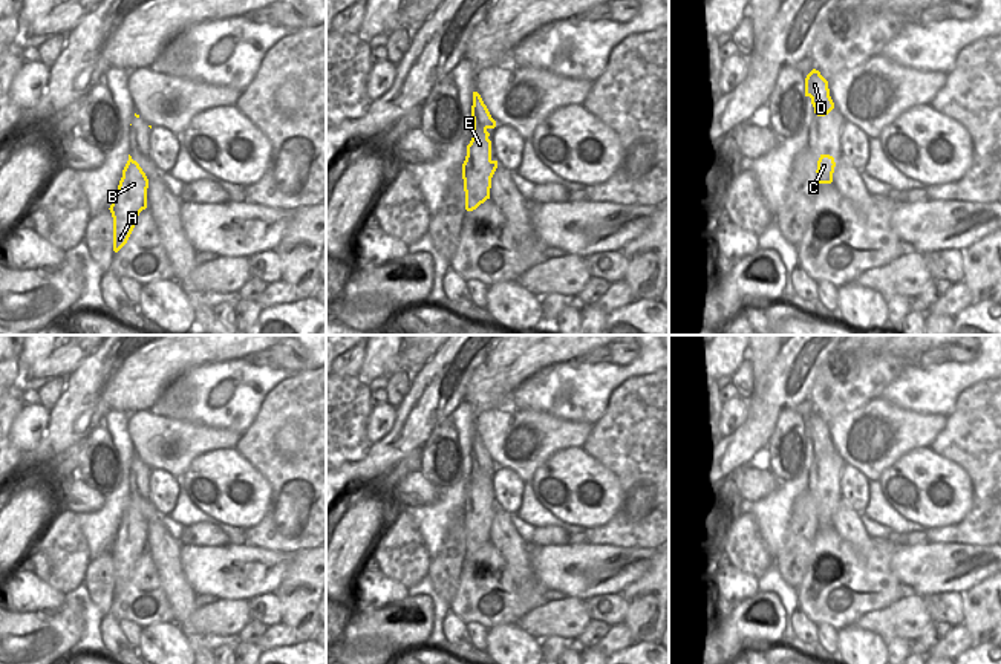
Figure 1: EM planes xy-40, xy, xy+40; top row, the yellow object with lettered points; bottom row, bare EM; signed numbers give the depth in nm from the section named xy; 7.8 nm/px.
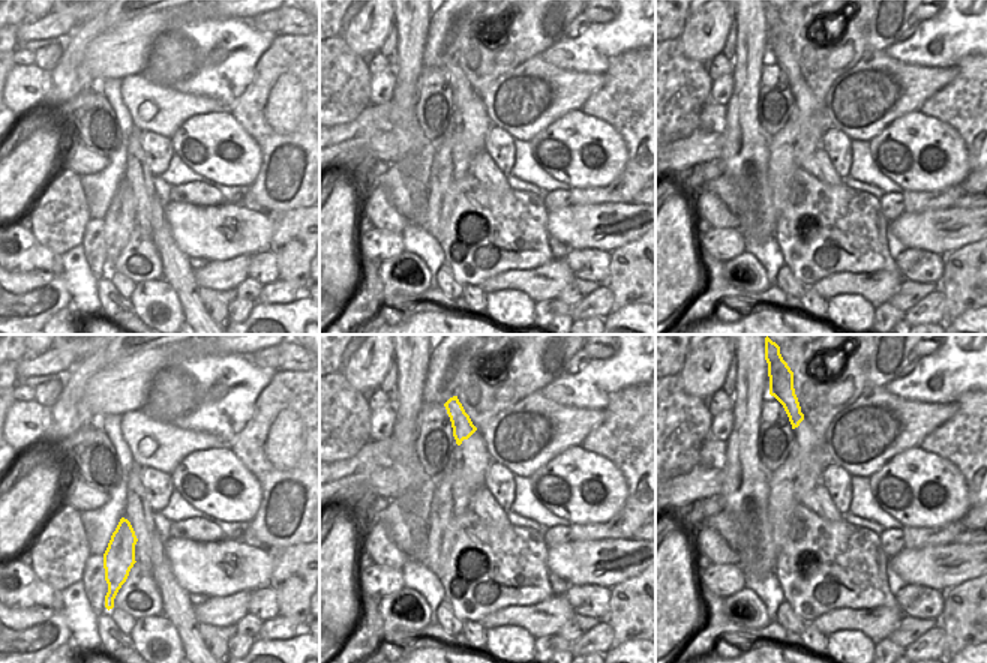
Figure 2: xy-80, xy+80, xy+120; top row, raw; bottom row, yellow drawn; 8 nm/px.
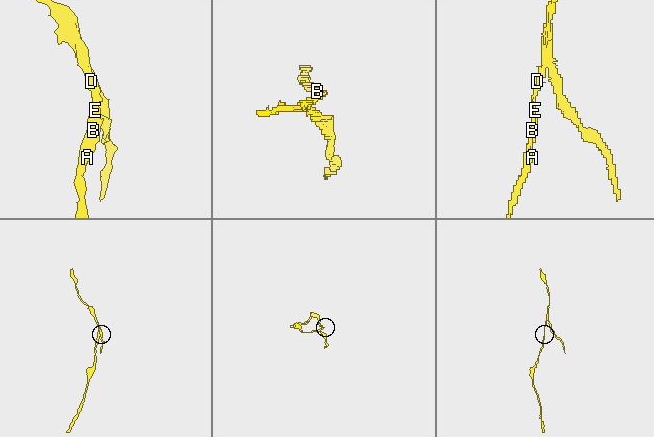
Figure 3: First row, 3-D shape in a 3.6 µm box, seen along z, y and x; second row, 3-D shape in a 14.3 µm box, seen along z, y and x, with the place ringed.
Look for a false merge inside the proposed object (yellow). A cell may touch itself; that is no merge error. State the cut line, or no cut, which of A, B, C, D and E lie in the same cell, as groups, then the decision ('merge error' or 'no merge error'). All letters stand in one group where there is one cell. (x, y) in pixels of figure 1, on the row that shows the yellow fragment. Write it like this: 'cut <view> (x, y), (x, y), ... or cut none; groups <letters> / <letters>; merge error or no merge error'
cut xy (473, 117), (485, 130); groups A B C E / D; merge error

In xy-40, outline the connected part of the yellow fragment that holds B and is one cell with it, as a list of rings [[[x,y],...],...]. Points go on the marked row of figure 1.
[[[129,155],[118,191],[109,208],[113,217],[115,252],[127,243],[139,213],[147,208],[147,188],[148,179],[145,173]]]

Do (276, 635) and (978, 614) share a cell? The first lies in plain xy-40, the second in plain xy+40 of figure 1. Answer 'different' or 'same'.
different

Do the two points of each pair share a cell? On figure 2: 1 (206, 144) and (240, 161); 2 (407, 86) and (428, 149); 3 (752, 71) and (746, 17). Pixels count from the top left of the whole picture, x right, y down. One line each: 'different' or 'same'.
1: same
2: same
3: same

